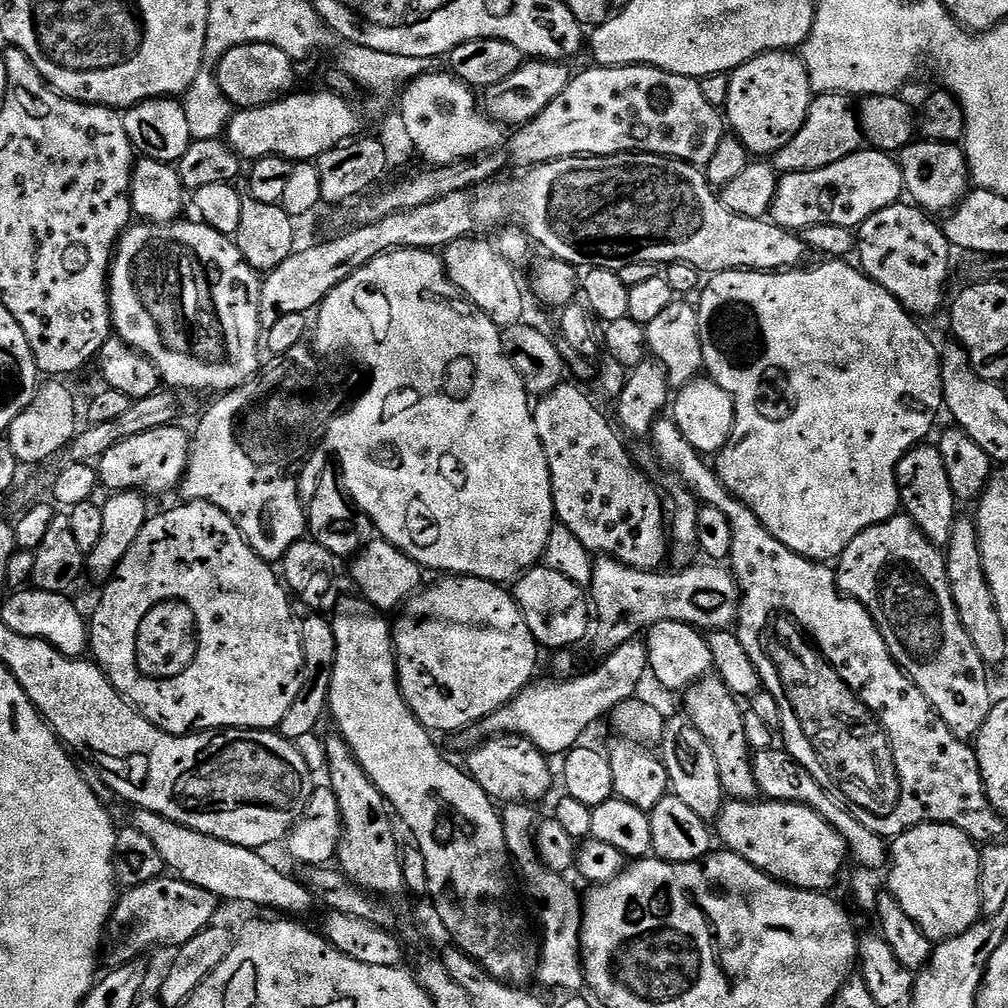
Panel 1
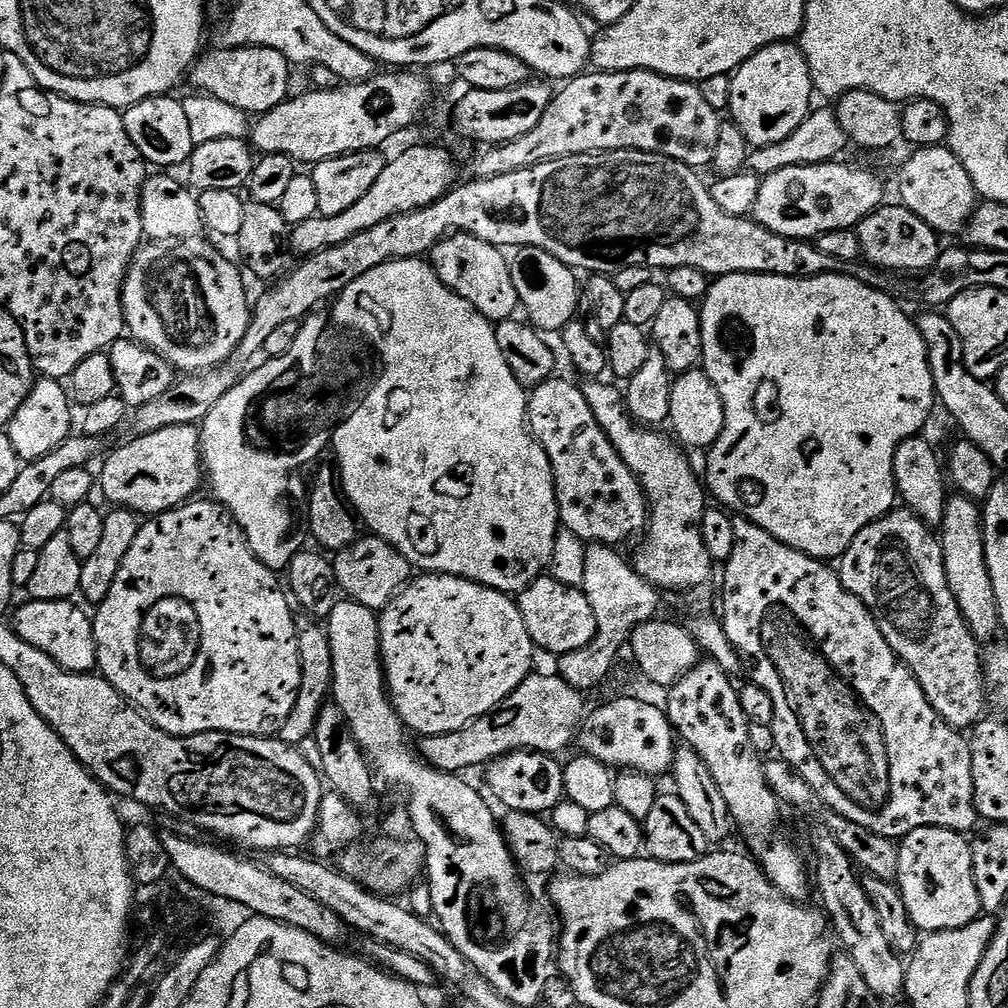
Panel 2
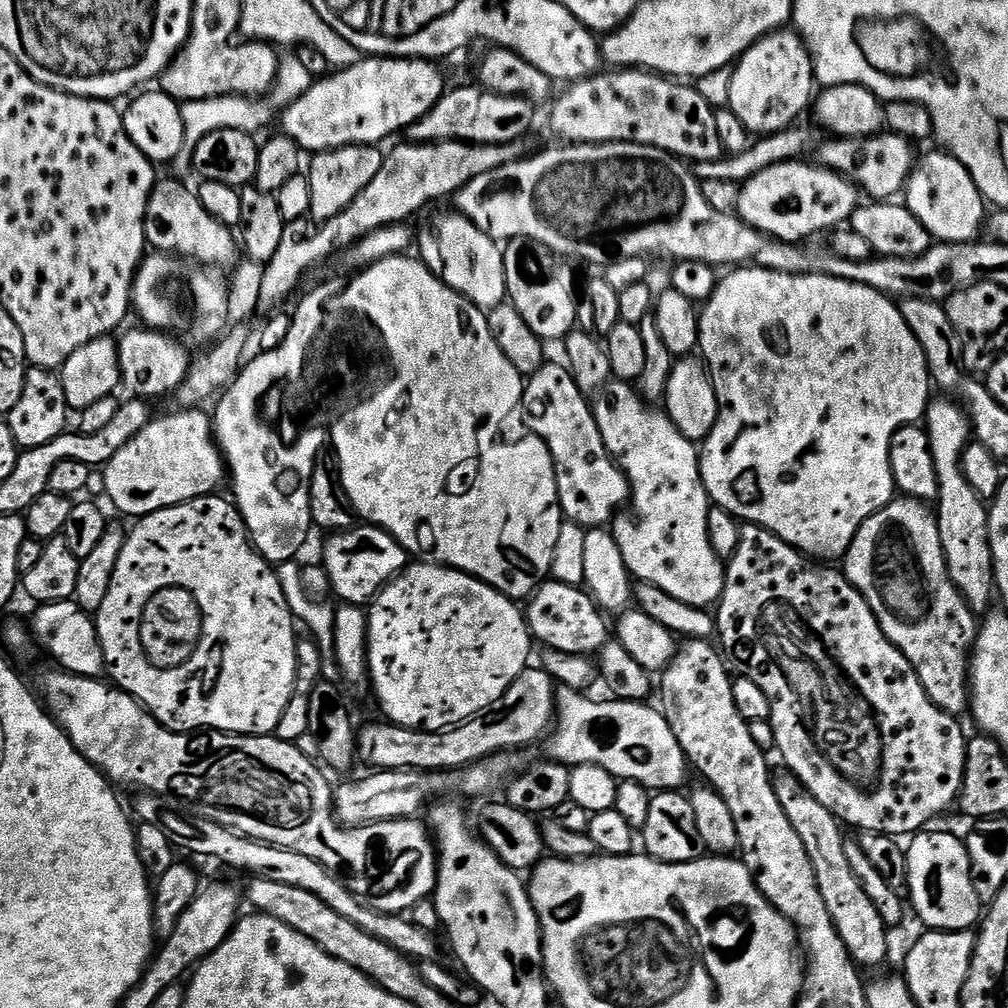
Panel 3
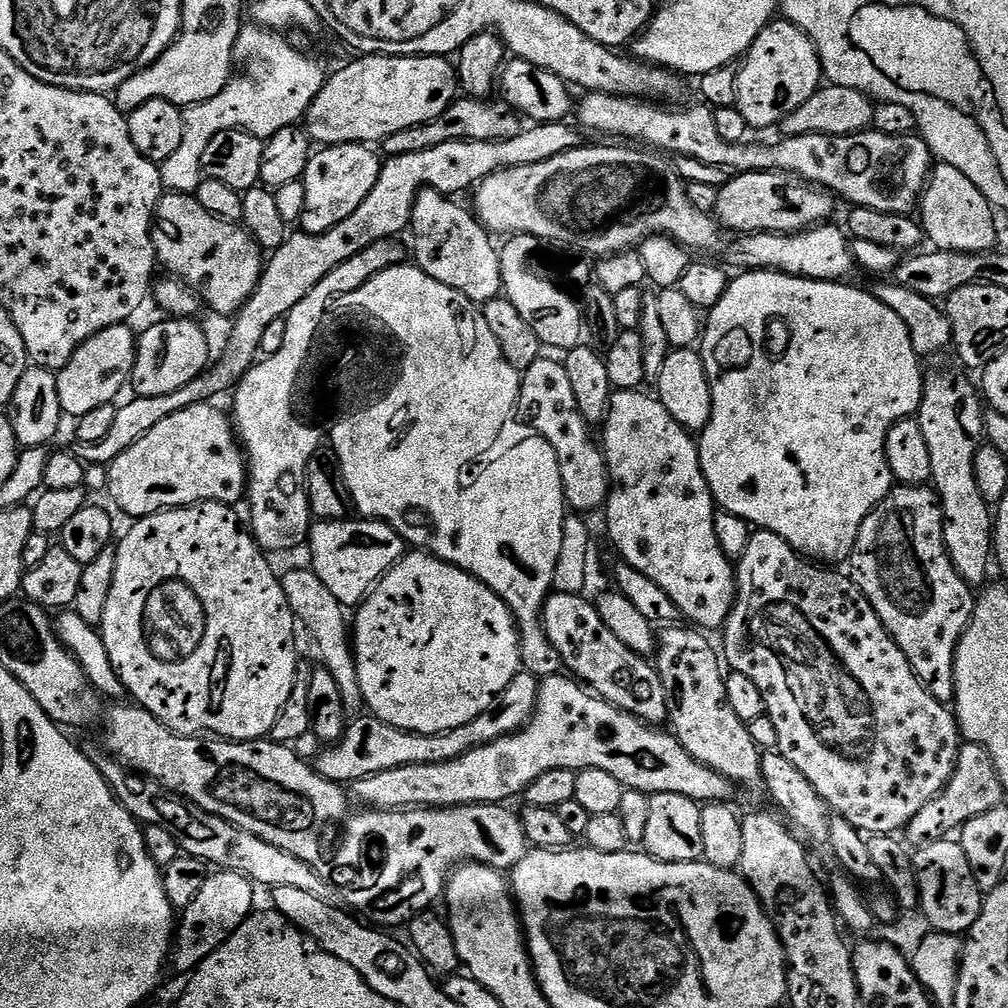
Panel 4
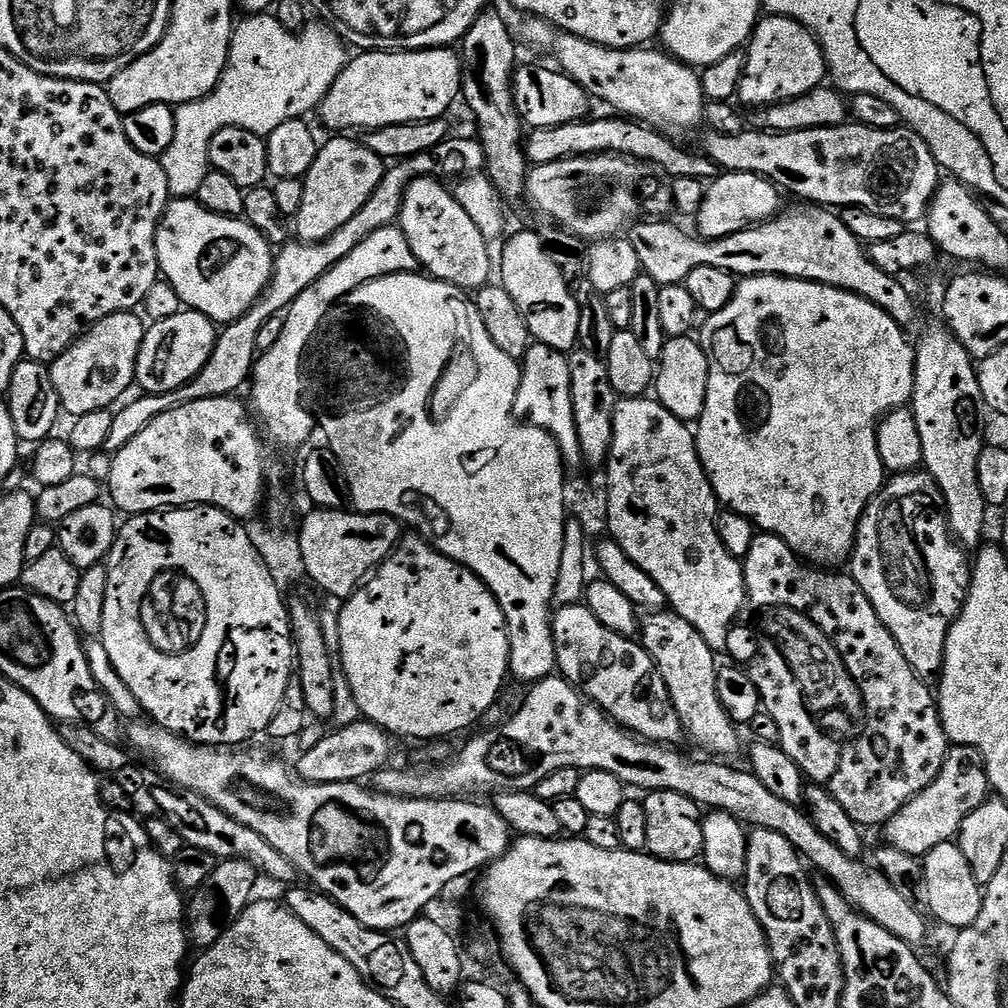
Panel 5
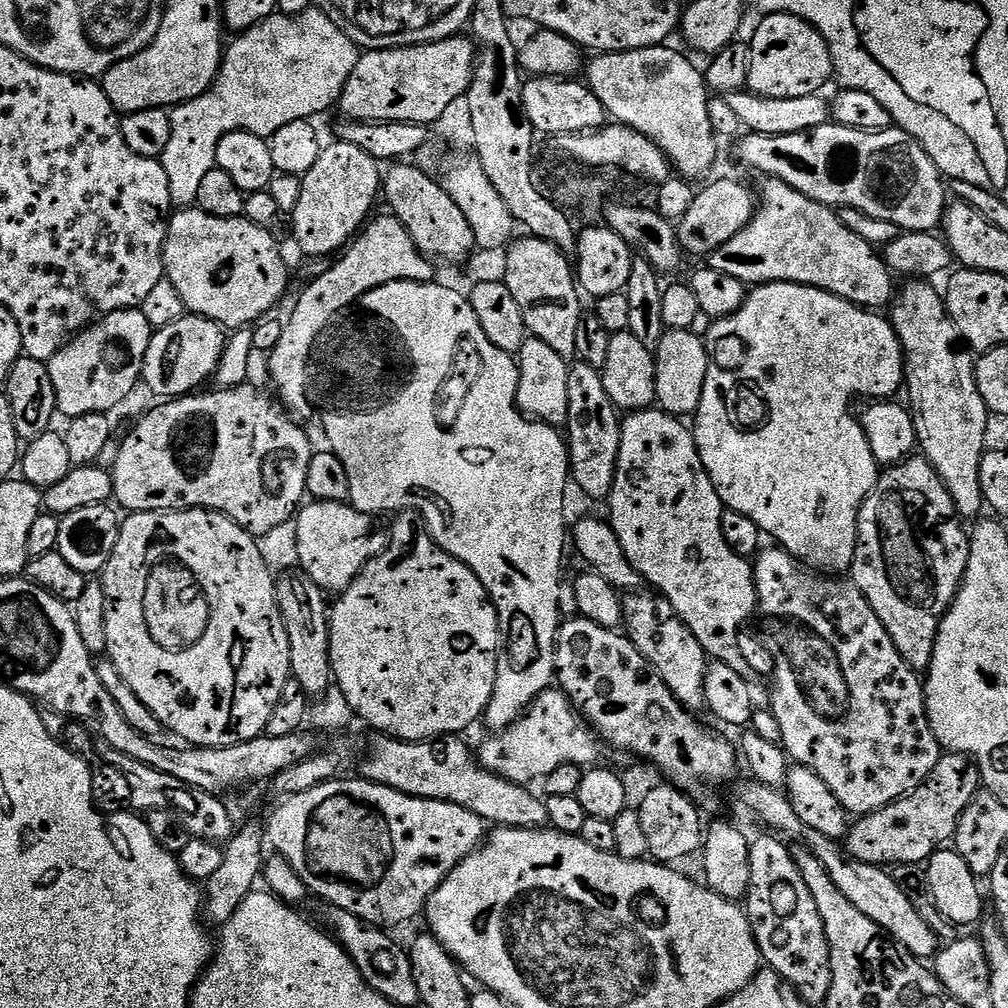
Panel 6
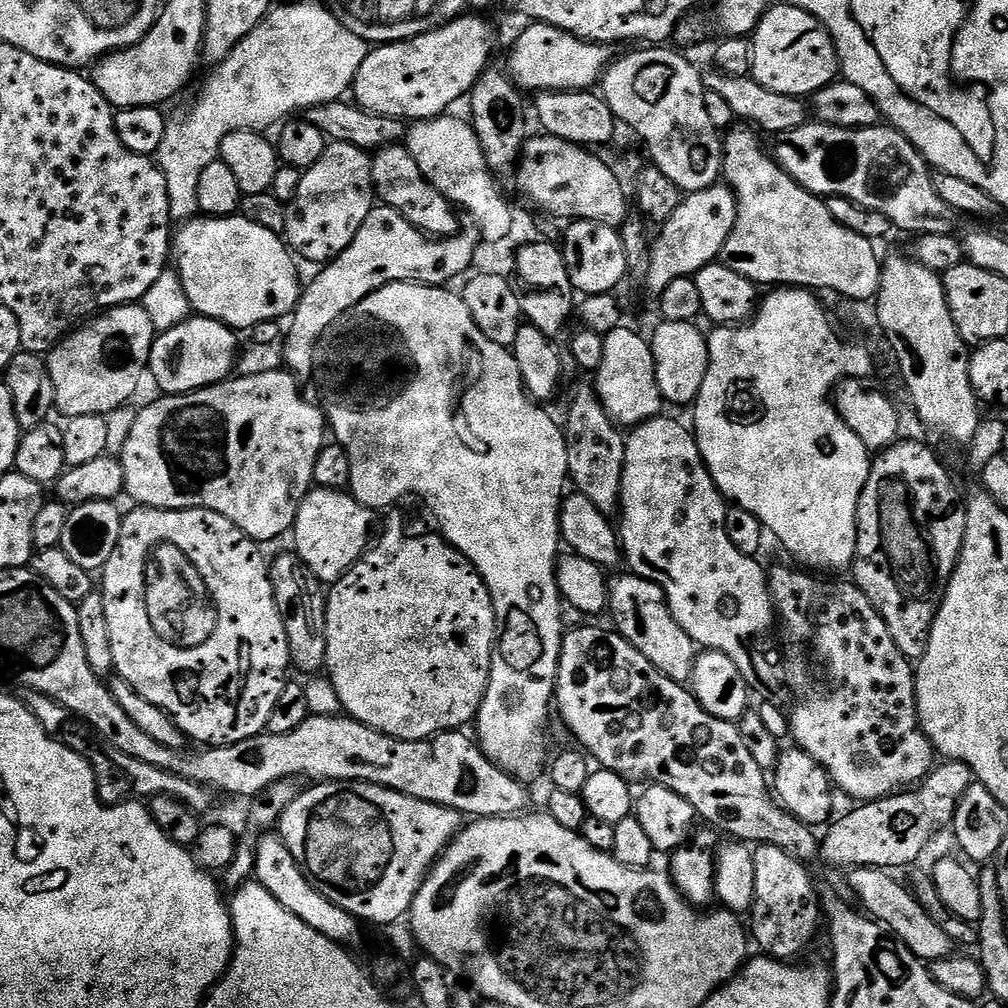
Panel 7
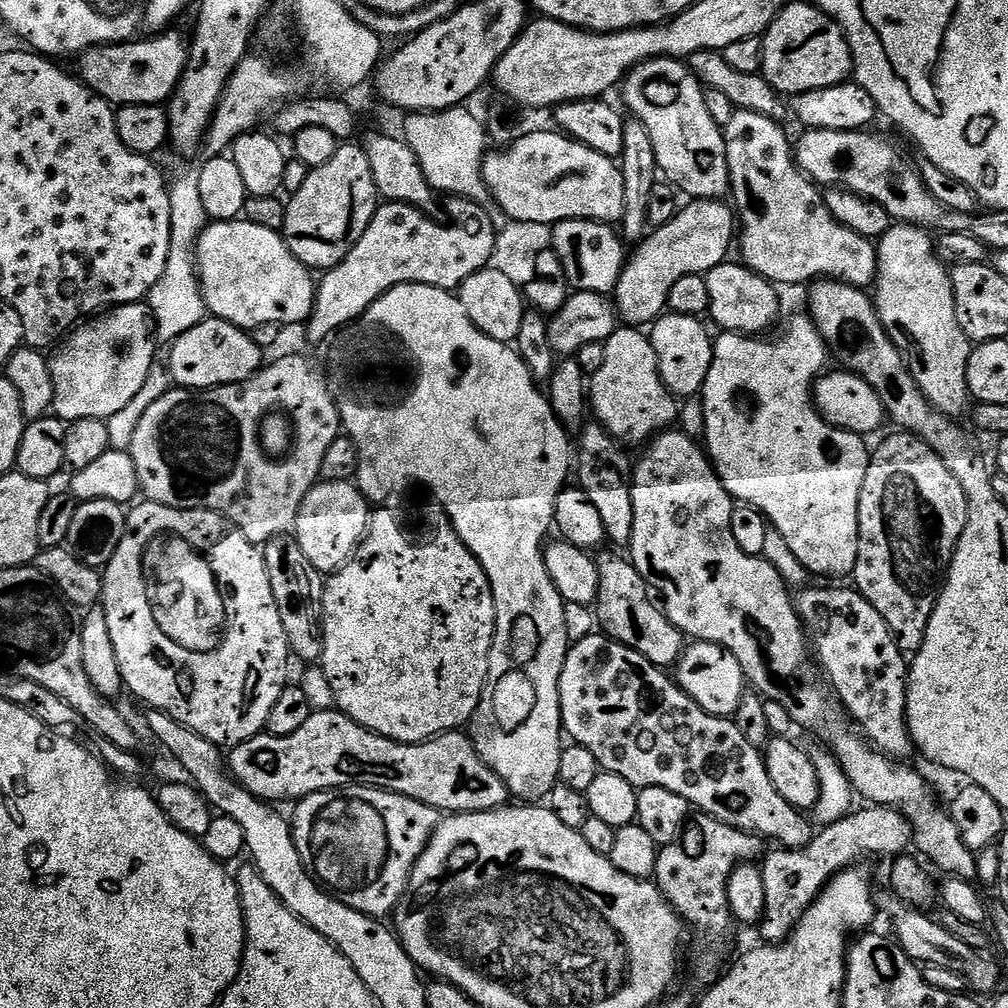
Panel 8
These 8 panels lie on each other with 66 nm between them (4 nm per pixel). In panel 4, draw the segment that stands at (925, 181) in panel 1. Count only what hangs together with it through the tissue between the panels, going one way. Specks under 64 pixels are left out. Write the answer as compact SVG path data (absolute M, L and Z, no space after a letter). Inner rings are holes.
M937 163L931 169L928 183L924 185L924 194L918 205L918 220L925 232L927 241L937 251L980 253L993 251L996 247L997 213L991 202L954 166Z

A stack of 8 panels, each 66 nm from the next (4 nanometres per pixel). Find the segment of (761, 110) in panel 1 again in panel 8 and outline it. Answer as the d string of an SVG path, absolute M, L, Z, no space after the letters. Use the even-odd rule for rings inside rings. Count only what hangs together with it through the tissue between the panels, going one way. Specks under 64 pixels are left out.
M804 2L804 4L788 3L774 18L768 31L764 33L762 43L764 46L760 62L762 75L768 79L768 85L781 94L795 94L819 88L829 88L835 84L845 83L853 75L852 52L848 49L844 31L822 9L815 8L810 2Z

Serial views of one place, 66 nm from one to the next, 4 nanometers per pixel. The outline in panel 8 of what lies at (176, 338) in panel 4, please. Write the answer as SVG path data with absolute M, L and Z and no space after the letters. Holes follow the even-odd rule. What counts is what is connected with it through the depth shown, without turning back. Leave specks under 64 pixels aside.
M206 318L171 341L166 371L173 385L184 390L211 390L249 380L265 363L265 353L245 329L225 320Z

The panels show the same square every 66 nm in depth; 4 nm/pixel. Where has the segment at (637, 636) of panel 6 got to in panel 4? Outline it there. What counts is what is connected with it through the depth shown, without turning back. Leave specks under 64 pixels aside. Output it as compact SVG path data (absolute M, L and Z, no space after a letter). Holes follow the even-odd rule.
M664 626L659 629L654 656L654 667L660 673L662 690L666 694L667 723L672 724L671 735L699 764L713 768L733 785L757 787L760 784L762 750L754 738L750 738L747 723L738 718L738 714L734 714L734 706L730 706L721 653L712 649L703 631L692 626L680 627Z

